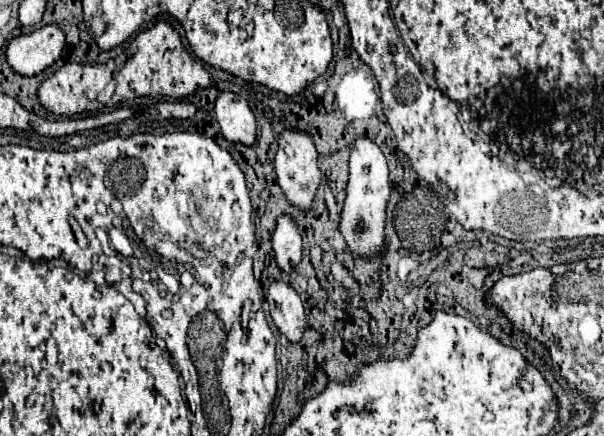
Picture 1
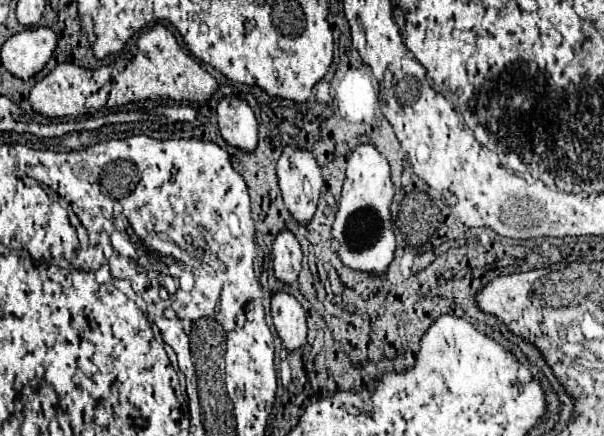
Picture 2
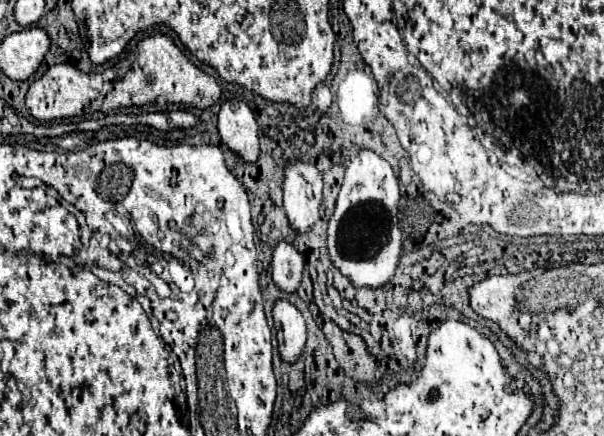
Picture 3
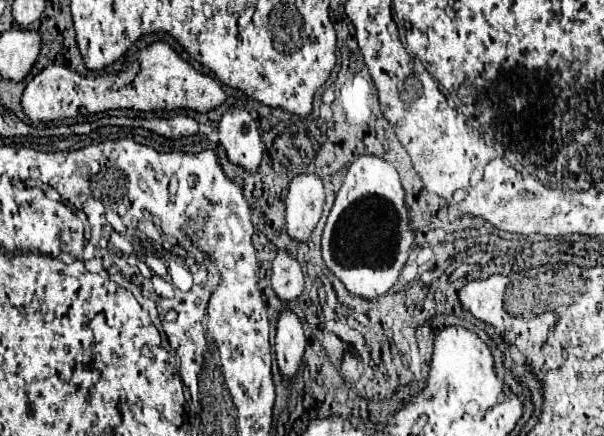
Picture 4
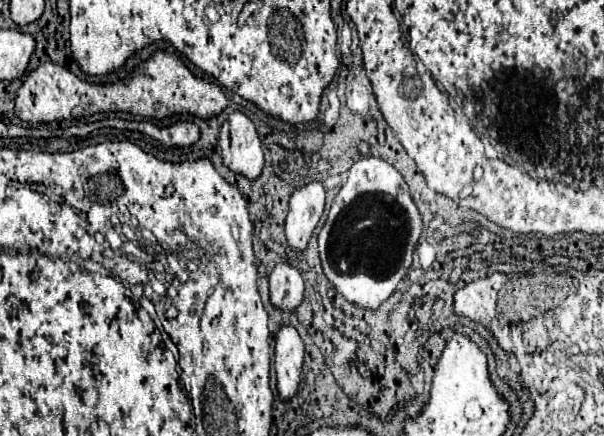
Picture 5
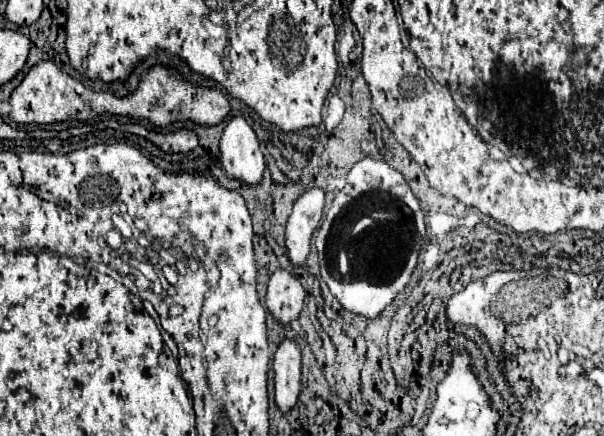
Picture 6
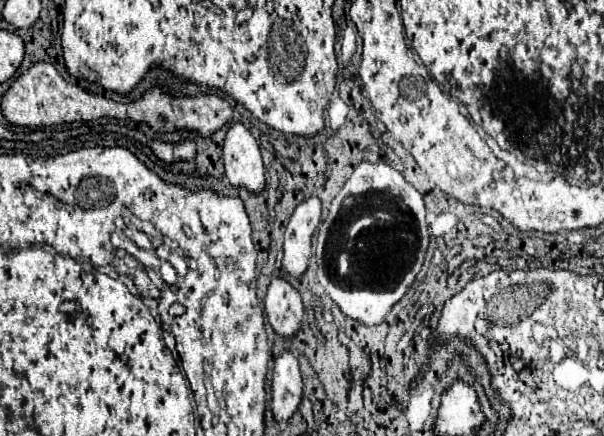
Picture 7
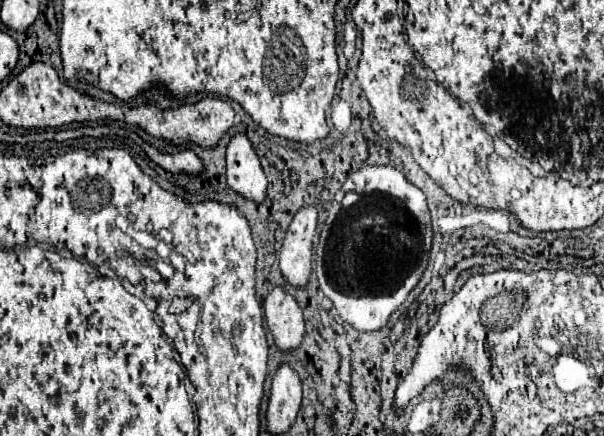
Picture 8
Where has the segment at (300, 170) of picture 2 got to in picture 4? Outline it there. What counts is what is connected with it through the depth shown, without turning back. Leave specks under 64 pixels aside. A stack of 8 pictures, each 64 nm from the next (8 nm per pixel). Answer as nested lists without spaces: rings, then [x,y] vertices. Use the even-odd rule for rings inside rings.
[[[312,172],[294,176],[290,180],[284,204],[288,234],[298,242],[308,240],[310,232],[316,228],[320,220],[324,206],[322,178]]]

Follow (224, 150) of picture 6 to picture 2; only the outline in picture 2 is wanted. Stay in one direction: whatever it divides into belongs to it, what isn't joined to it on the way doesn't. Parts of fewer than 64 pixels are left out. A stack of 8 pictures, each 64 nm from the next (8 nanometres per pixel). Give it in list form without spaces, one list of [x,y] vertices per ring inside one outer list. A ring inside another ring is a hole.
[[[226,96],[218,104],[218,128],[222,138],[236,148],[256,150],[258,122],[246,100],[238,96]]]

